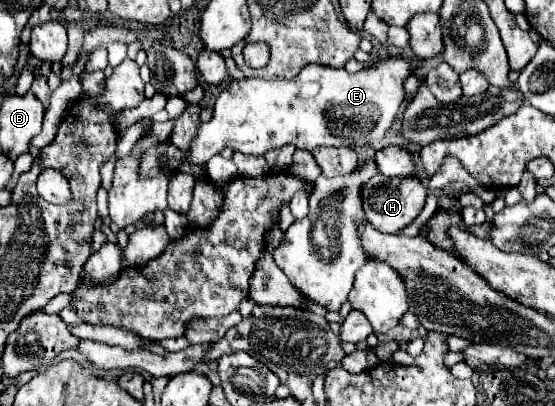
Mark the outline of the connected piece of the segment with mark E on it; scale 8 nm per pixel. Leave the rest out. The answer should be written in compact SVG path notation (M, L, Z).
M385 59L377 67L371 67L367 71L359 73L349 73L347 69L337 69L337 67L327 67L327 65L305 65L301 73L291 79L241 79L241 81L231 81L221 89L221 93L215 99L213 105L213 117L209 123L203 123L195 137L193 145L189 145L189 151L177 149L173 143L159 143L151 147L149 151L143 153L139 173L141 177L155 177L161 173L161 169L169 169L169 173L179 171L181 165L205 165L213 155L217 155L221 149L229 147L247 155L265 155L265 151L293 143L297 149L311 151L315 147L357 147L357 145L367 145L377 139L381 139L387 129L391 127L393 119L397 117L399 105L403 101L403 79L409 75L409 63L403 59Z

